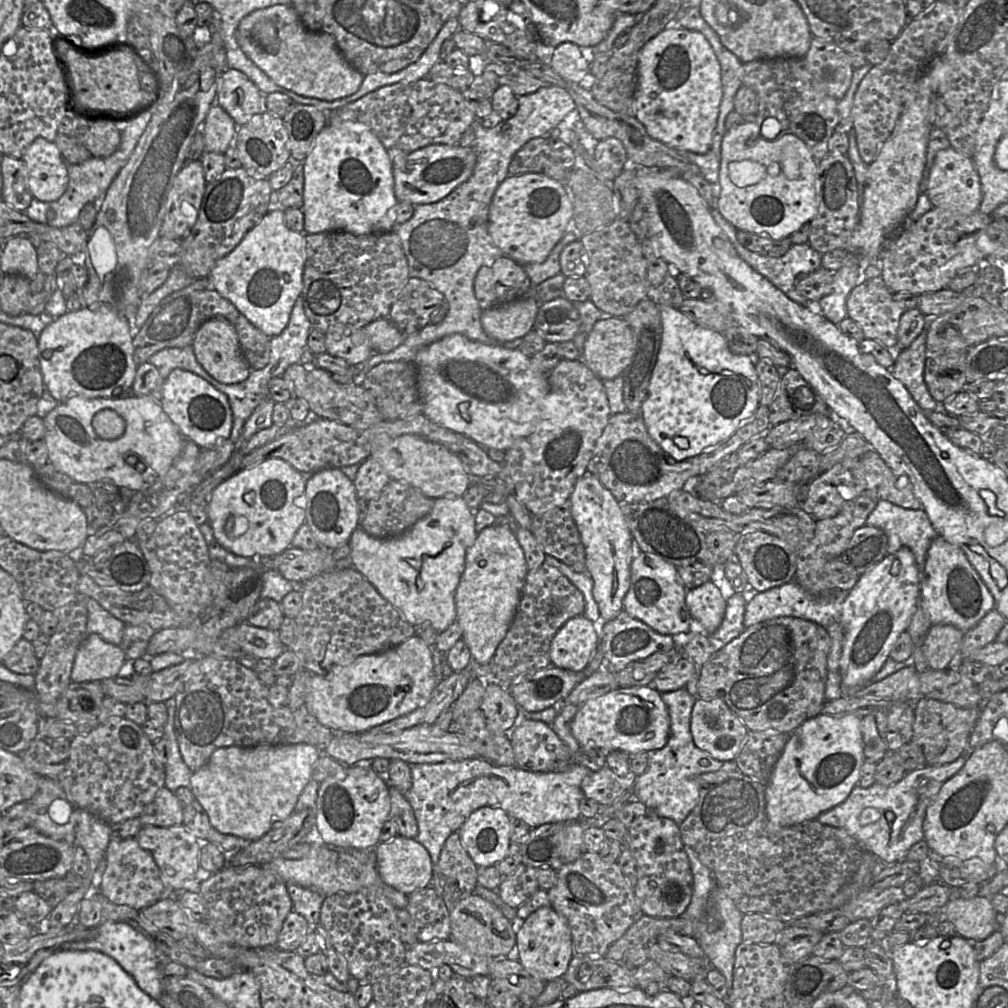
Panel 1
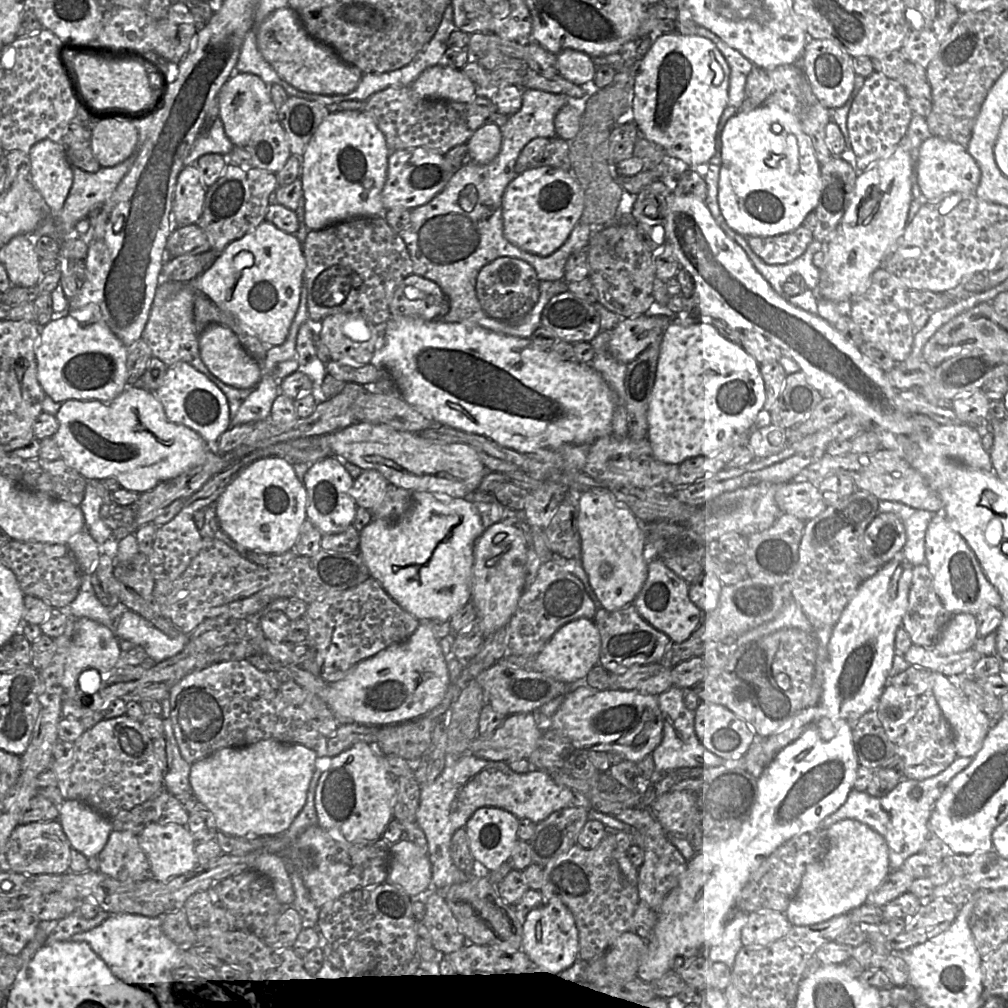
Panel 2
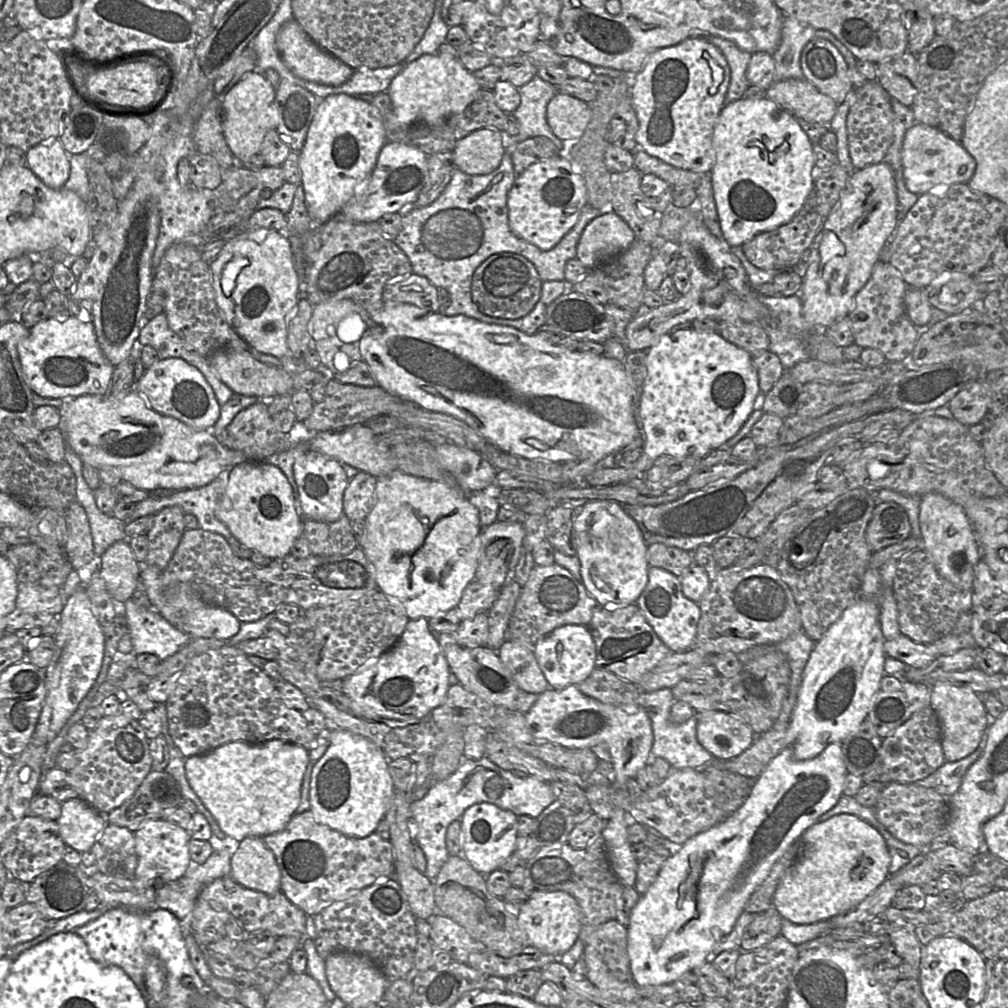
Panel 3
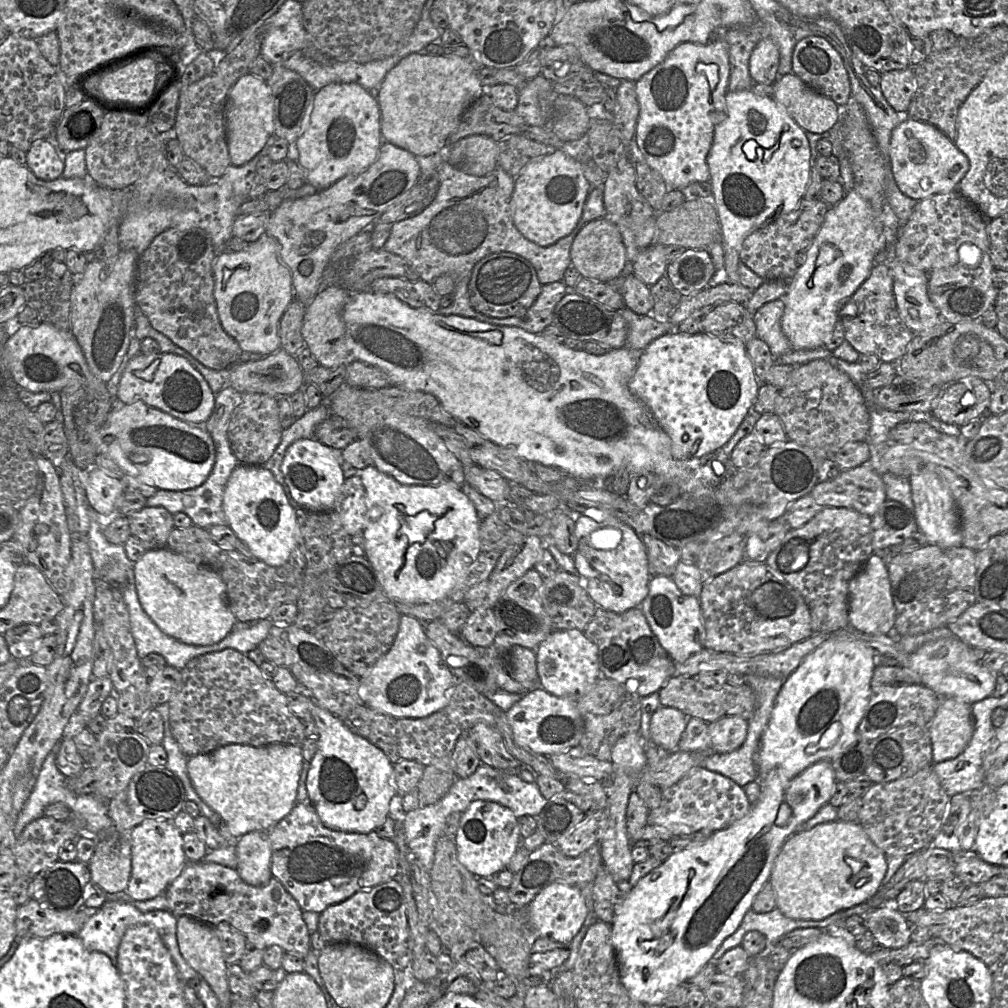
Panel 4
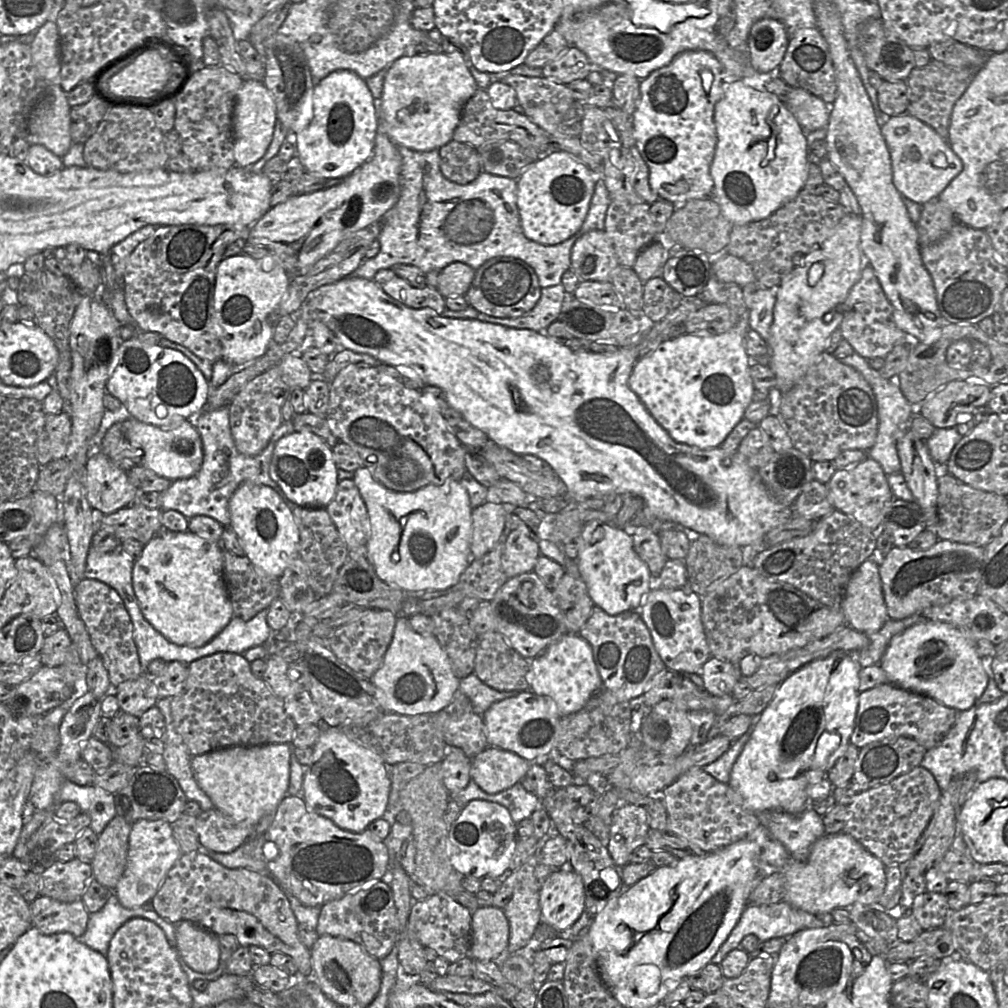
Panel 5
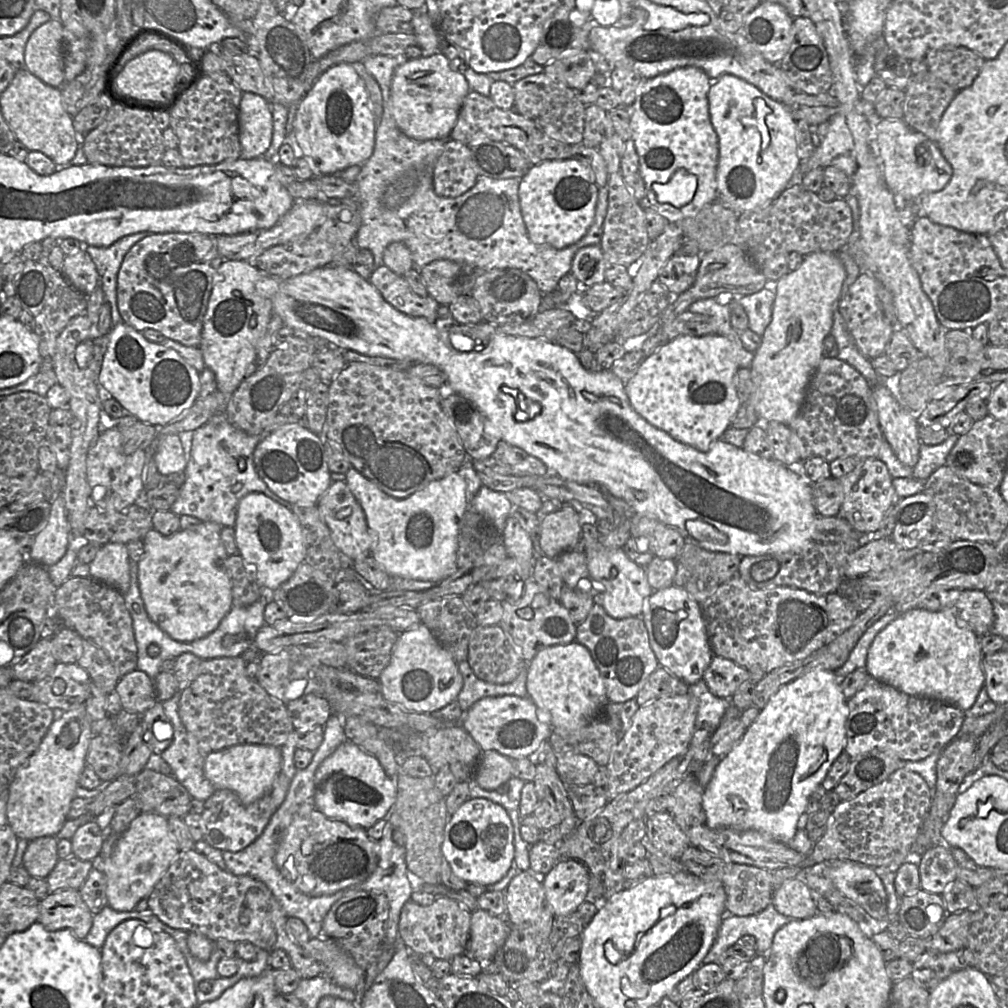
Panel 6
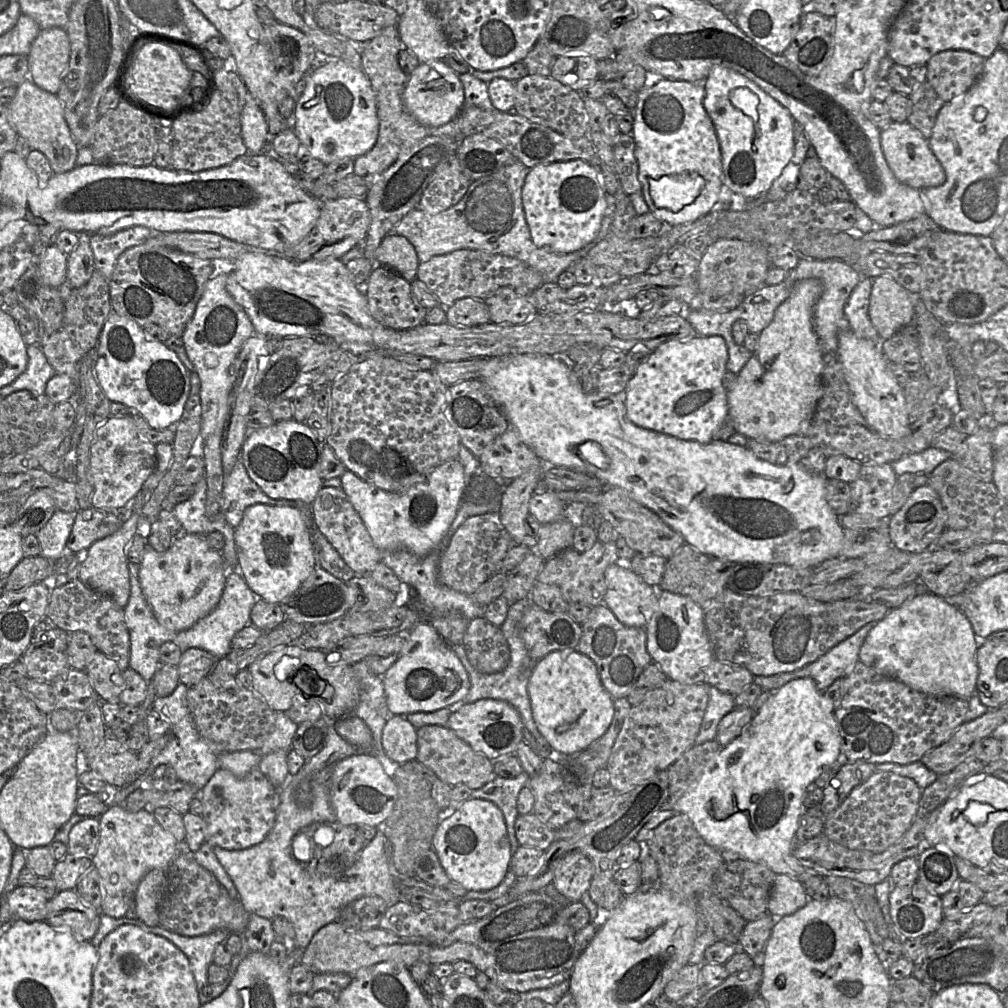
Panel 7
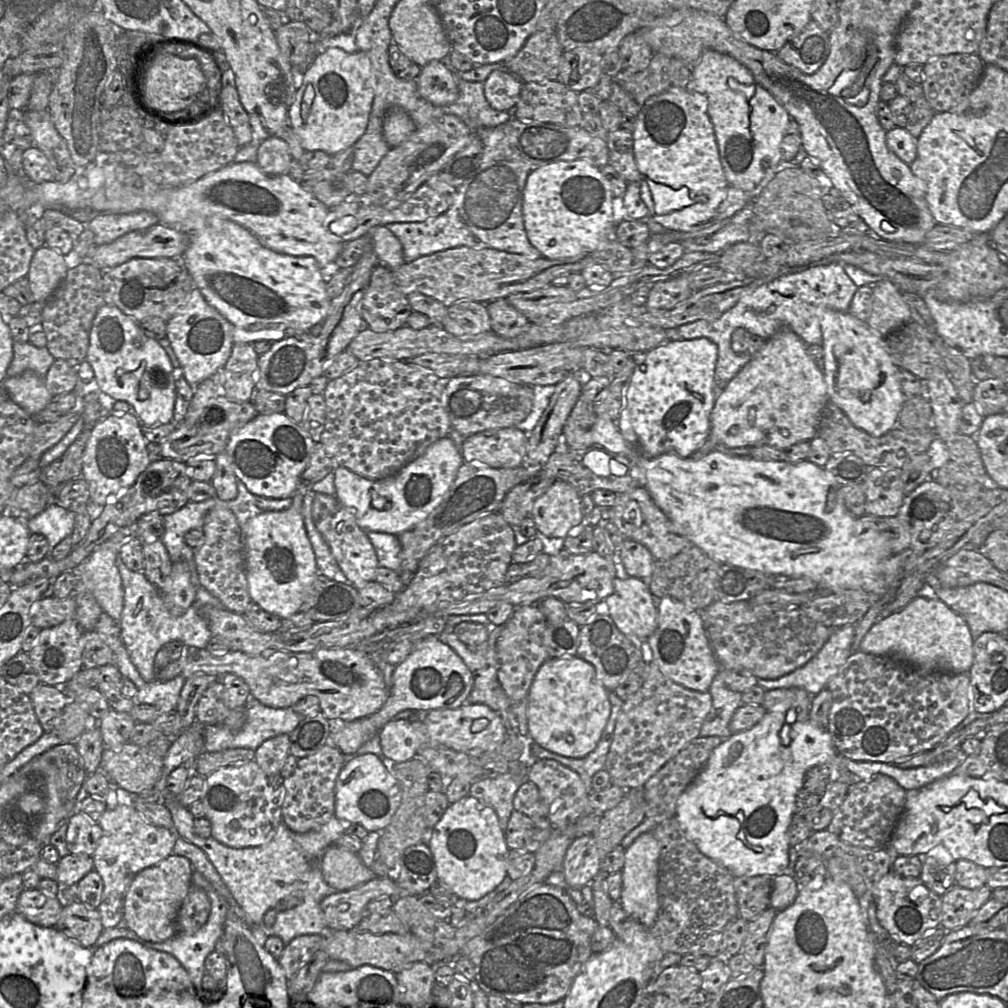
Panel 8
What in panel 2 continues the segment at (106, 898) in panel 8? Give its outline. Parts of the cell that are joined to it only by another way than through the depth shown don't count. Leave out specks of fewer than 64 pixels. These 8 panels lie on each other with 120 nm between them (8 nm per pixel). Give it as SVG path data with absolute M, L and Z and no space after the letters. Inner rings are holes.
M151 822L138 835L138 842L157 880L169 881L198 865L196 841L185 825Z

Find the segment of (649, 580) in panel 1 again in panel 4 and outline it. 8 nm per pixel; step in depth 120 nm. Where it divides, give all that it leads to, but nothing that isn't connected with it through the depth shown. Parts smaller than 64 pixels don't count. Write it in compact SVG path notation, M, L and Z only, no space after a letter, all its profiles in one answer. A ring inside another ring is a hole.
M669 576L651 577L649 591L641 606L652 632L657 637L660 645L666 650L674 663L683 663L693 654L705 648L705 628L703 625L702 609L699 597L683 594Z

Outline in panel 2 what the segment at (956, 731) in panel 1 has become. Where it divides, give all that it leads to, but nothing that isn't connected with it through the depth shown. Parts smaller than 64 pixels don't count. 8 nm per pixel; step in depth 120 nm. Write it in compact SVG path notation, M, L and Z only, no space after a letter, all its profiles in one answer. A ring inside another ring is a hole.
M931 690L919 696L917 711L907 723L903 735L895 743L896 754L904 762L903 777L906 779L924 780L945 770L958 758L954 733L944 717Z

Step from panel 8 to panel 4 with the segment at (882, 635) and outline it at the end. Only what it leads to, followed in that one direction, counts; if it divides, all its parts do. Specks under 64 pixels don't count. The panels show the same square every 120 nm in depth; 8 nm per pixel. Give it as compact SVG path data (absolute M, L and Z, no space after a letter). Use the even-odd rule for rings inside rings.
M956 636L923 644L910 655L908 668L920 676L920 684L930 688L941 698L954 698L972 705L991 696L995 689L995 674L977 662L970 647Z

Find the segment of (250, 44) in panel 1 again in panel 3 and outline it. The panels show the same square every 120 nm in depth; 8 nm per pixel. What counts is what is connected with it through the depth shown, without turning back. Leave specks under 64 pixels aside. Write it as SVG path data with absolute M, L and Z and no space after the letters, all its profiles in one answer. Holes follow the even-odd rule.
M294 18L280 27L276 35L276 47L289 70L297 77L307 81L340 86L348 81L354 72L353 68L314 43Z

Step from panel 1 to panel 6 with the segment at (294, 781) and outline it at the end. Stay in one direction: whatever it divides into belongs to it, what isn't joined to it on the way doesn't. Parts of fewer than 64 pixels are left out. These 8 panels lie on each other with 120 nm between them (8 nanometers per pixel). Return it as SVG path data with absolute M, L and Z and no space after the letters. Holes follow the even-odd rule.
M235 745L205 756L203 772L215 790L233 791L244 805L270 794L273 783L282 770L281 747L271 745Z

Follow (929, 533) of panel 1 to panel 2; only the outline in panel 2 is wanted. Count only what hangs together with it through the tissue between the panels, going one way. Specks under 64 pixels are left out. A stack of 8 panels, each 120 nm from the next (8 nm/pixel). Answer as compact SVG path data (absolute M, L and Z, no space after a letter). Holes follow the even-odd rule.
M879 500L878 512L894 513L902 521L906 531L906 543L901 550L902 557L913 566L925 564L925 535L934 513L886 500Z

